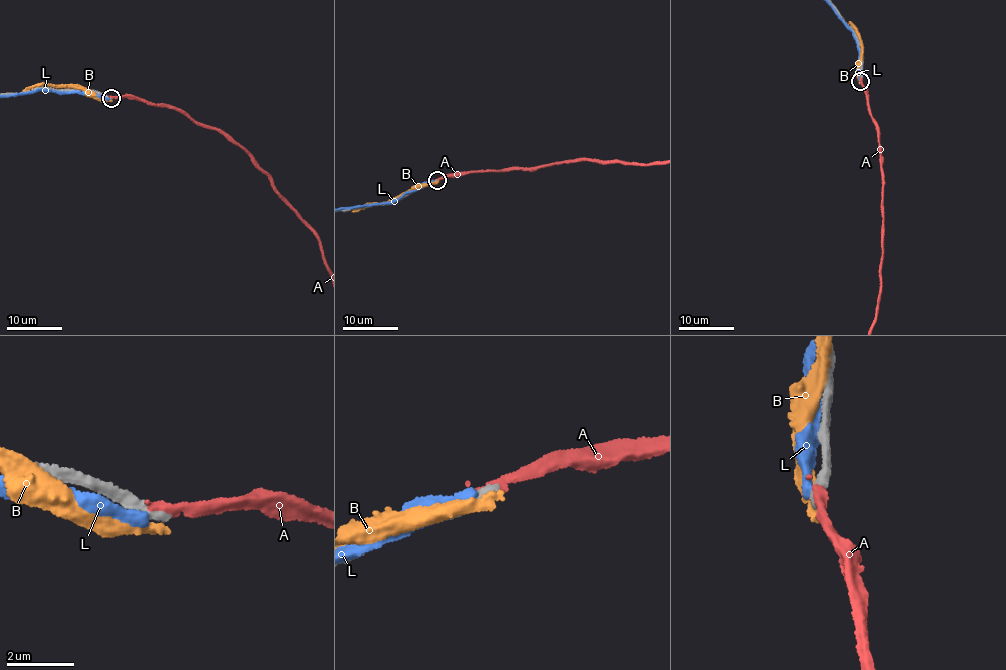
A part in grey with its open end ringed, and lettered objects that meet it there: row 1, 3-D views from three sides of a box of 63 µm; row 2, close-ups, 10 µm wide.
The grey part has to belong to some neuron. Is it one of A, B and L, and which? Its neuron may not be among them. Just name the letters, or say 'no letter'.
no letter

